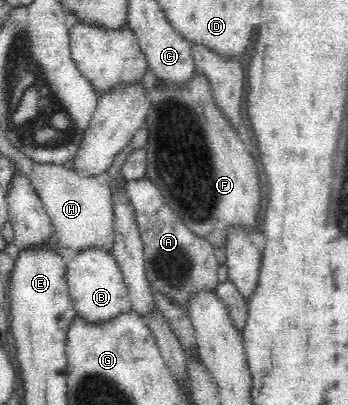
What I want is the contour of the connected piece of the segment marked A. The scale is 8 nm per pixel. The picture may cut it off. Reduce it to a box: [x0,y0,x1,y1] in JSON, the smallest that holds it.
[125,178,219,315]

